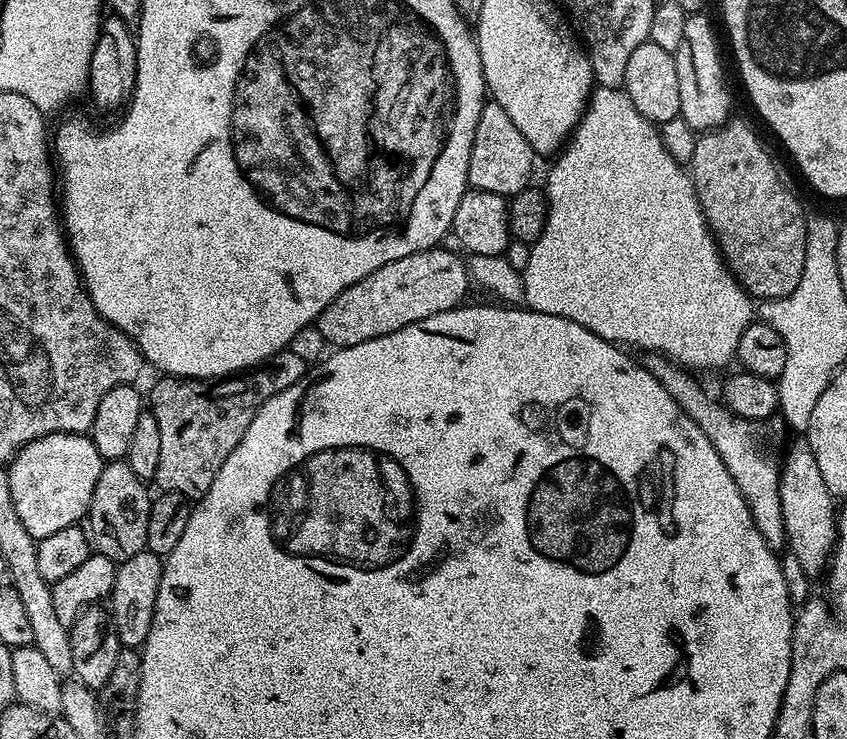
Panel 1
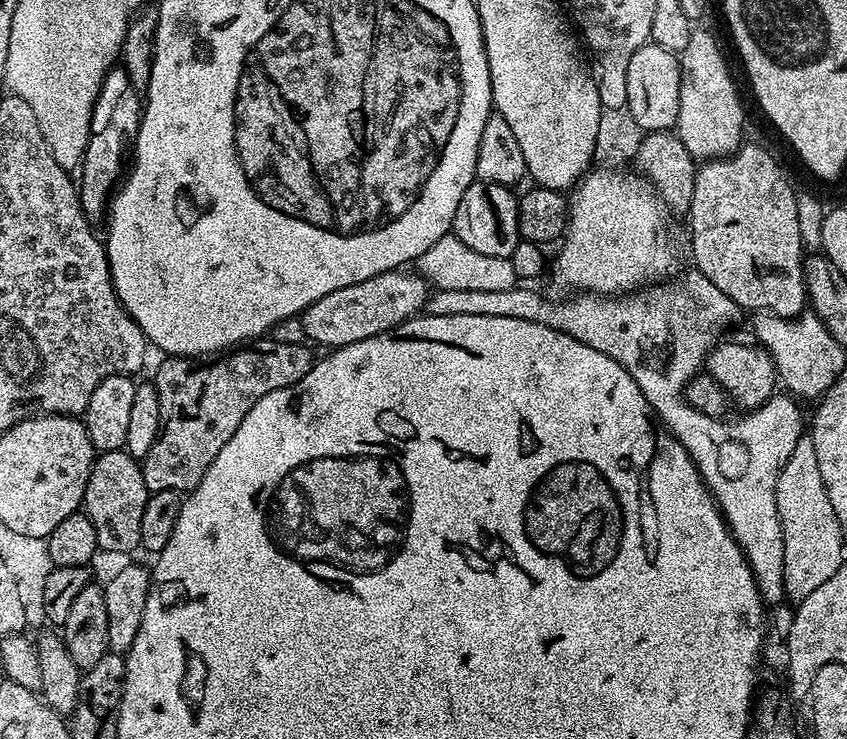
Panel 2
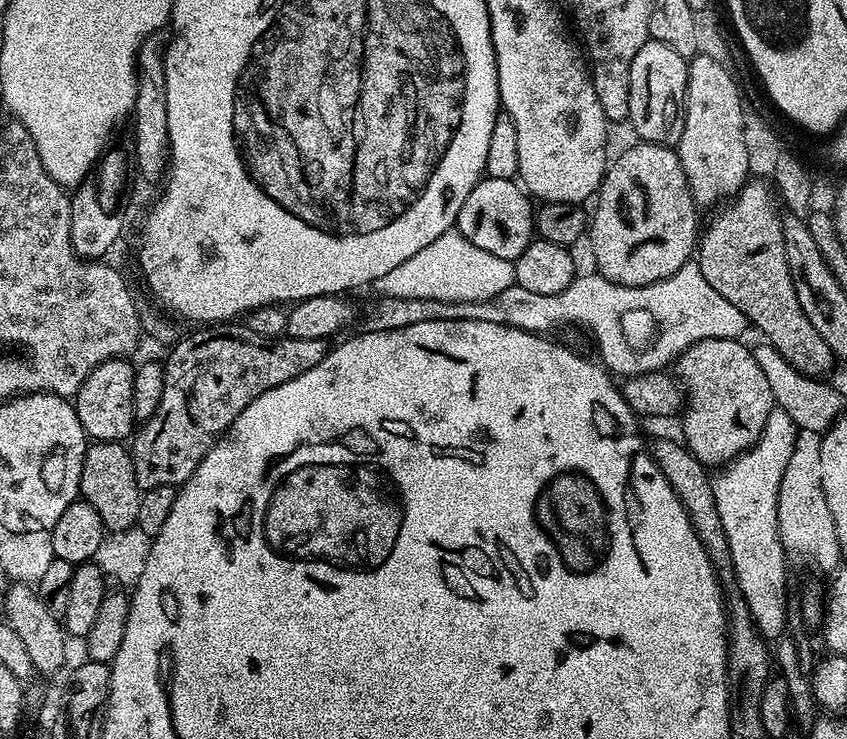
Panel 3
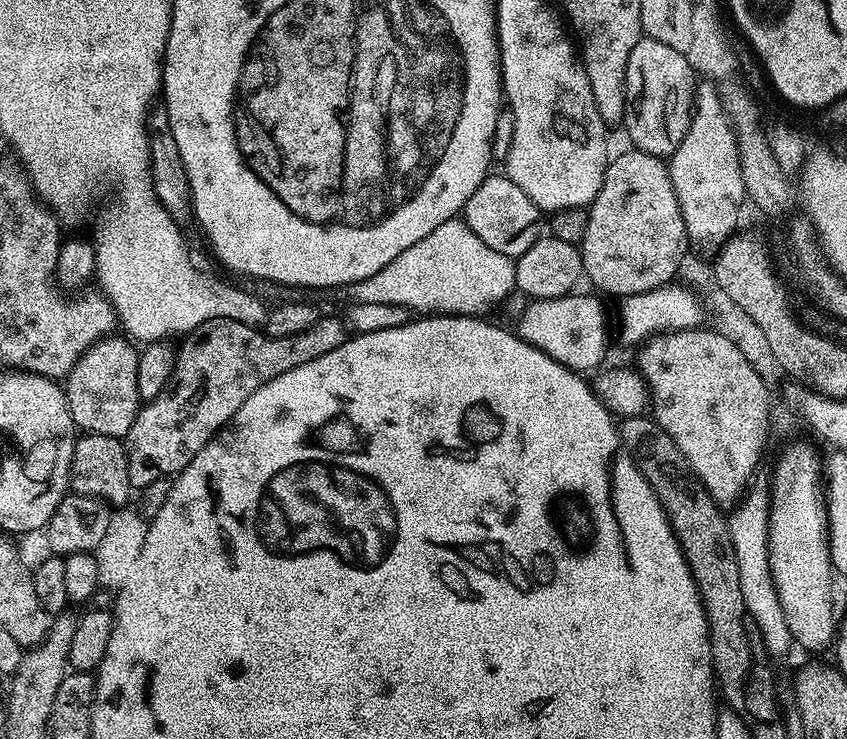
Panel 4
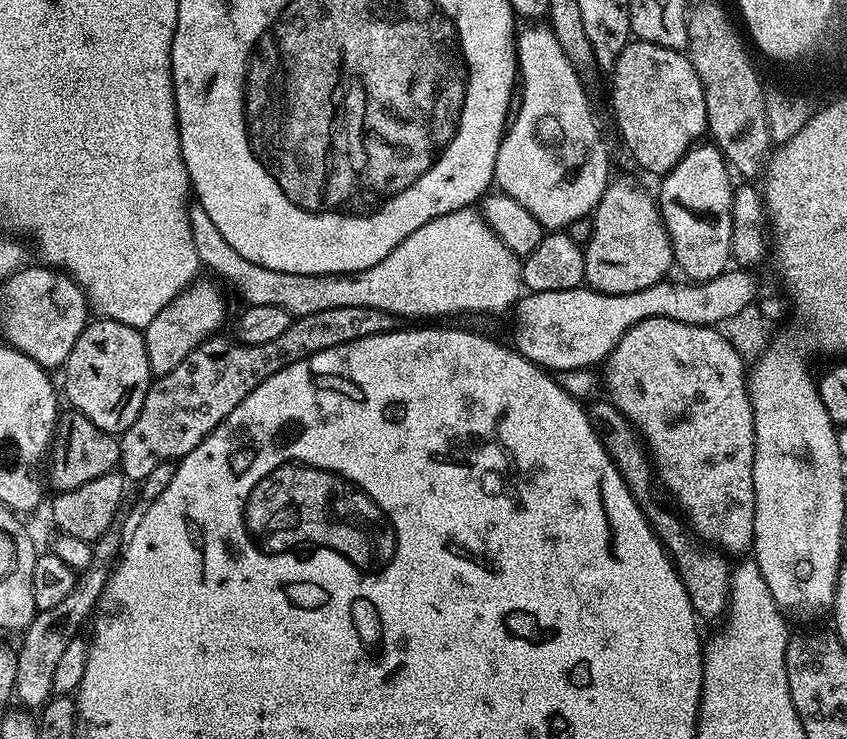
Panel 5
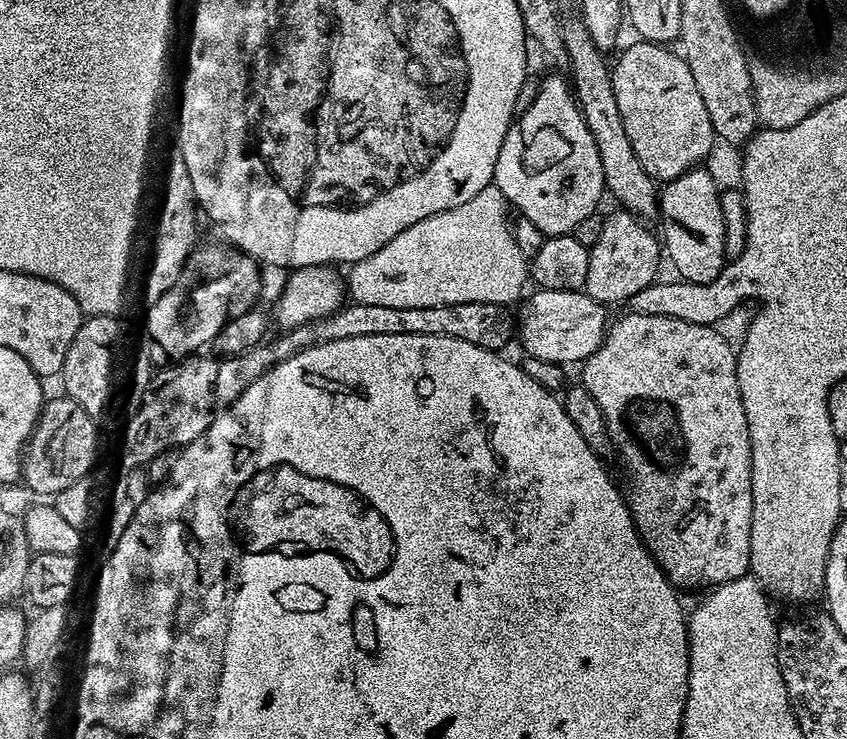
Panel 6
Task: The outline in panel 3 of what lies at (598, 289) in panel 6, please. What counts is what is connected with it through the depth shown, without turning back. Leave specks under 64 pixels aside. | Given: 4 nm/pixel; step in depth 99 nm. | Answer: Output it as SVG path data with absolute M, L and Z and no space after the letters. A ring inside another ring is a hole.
M636 142L633 148L626 149L617 160L615 157L609 163L594 203L596 209L590 212L590 240L592 236L595 271L610 282L627 288L646 286L662 278L670 278L693 259L698 248L698 205L692 200L692 191L688 189L686 174L682 170L680 153L675 147Z

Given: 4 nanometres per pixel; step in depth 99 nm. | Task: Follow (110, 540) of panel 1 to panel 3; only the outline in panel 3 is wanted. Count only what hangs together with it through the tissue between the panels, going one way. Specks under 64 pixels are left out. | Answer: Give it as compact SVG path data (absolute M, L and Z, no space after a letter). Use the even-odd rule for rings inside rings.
M92 442L82 462L80 496L102 518L105 529L117 534L133 527L138 518L142 489L134 478L134 462L131 451L120 442Z

